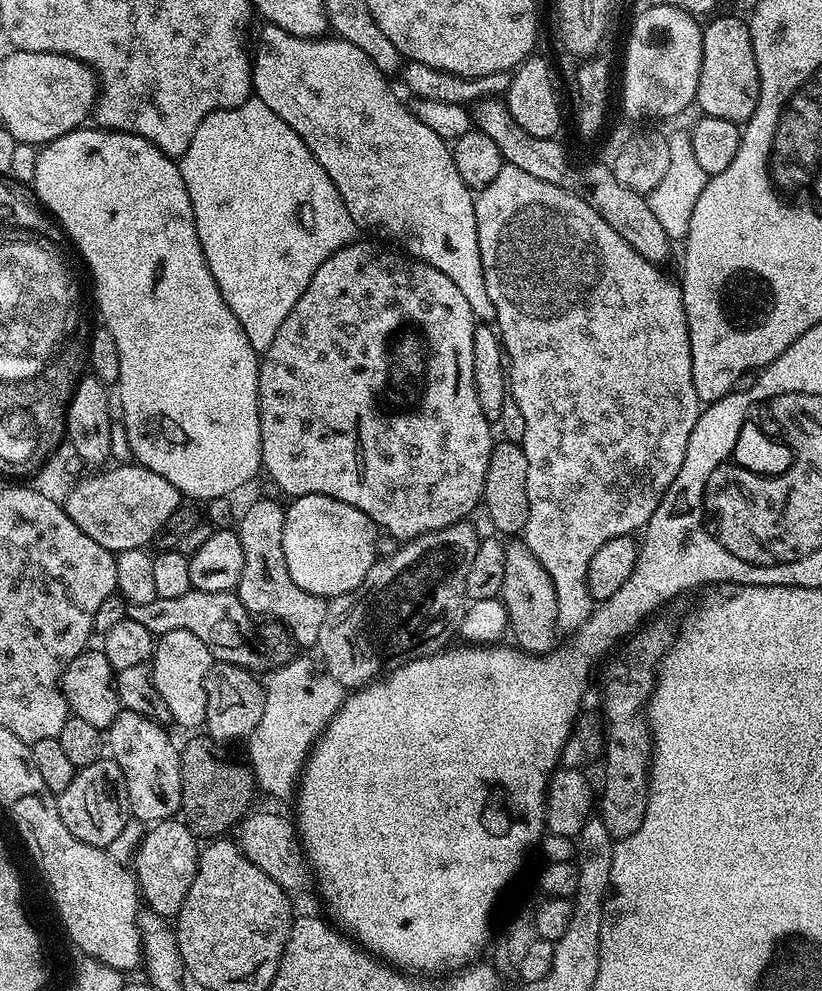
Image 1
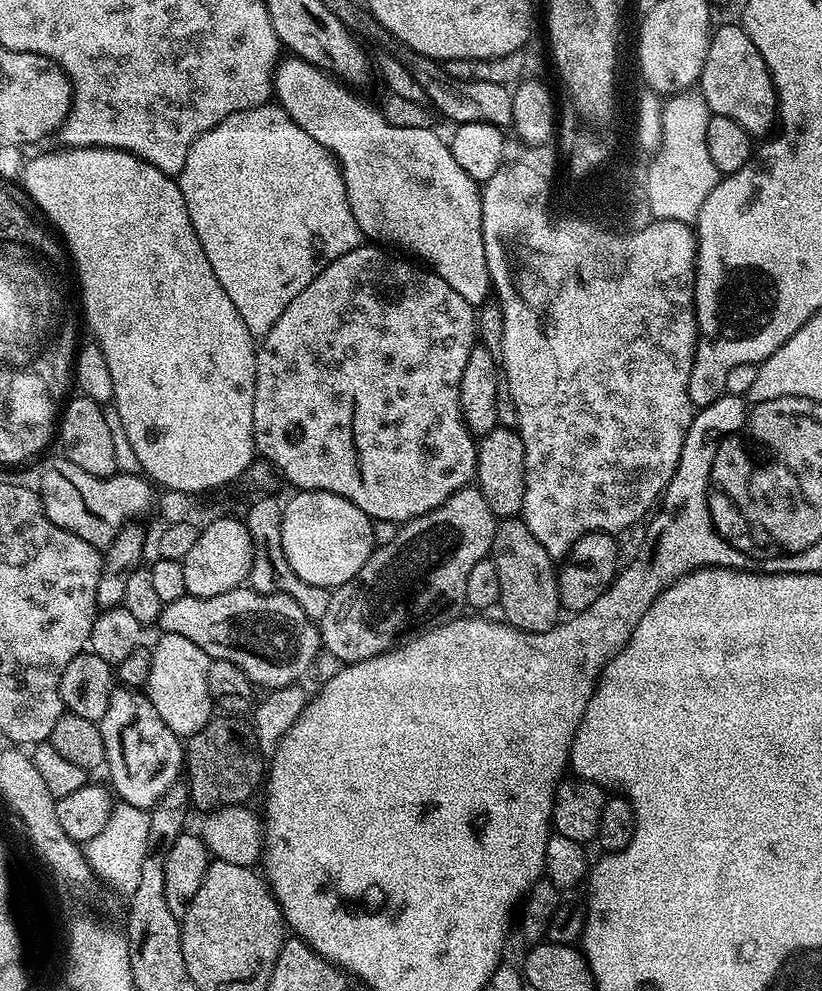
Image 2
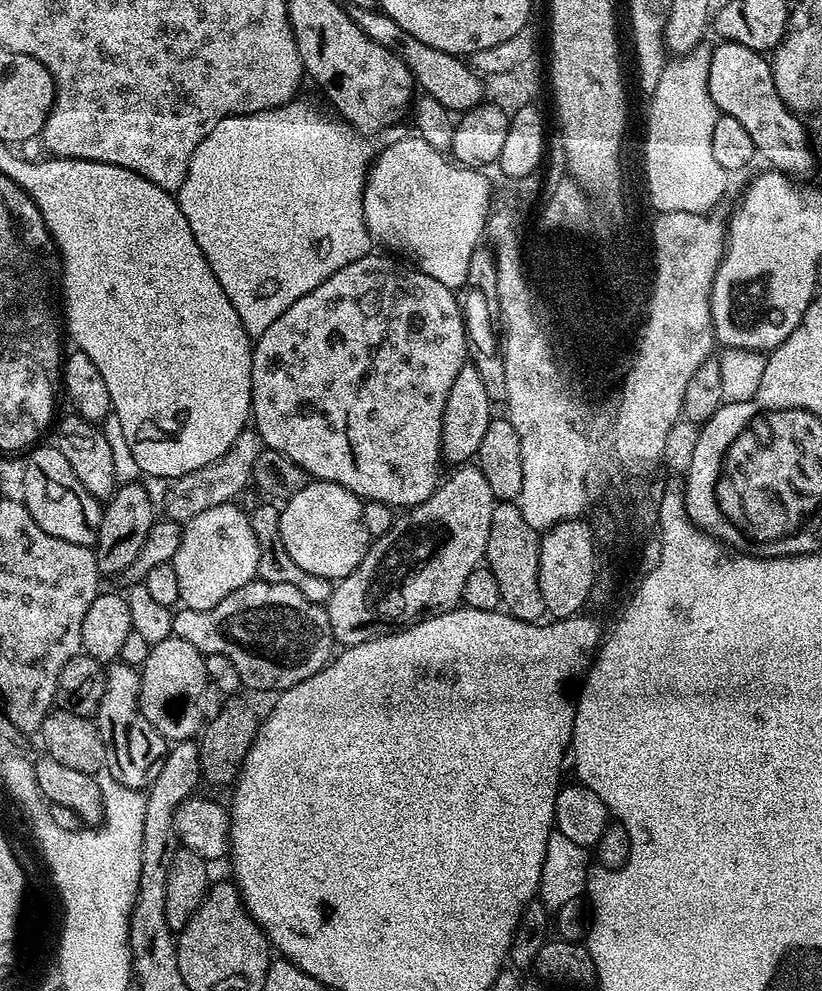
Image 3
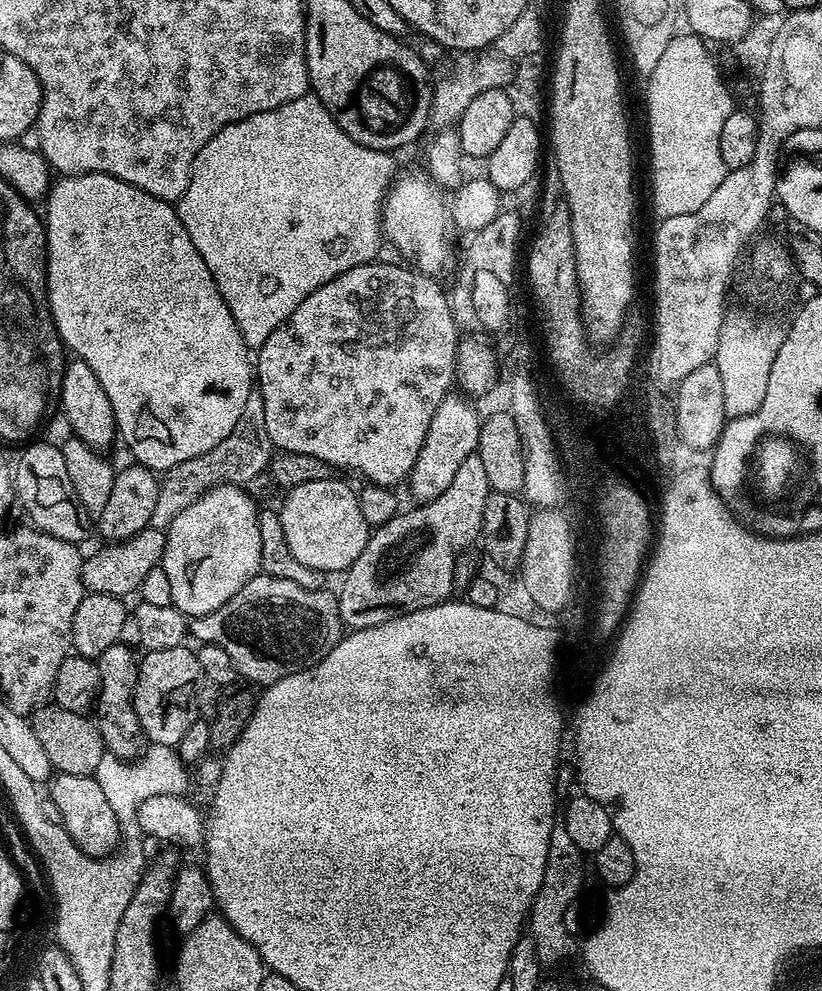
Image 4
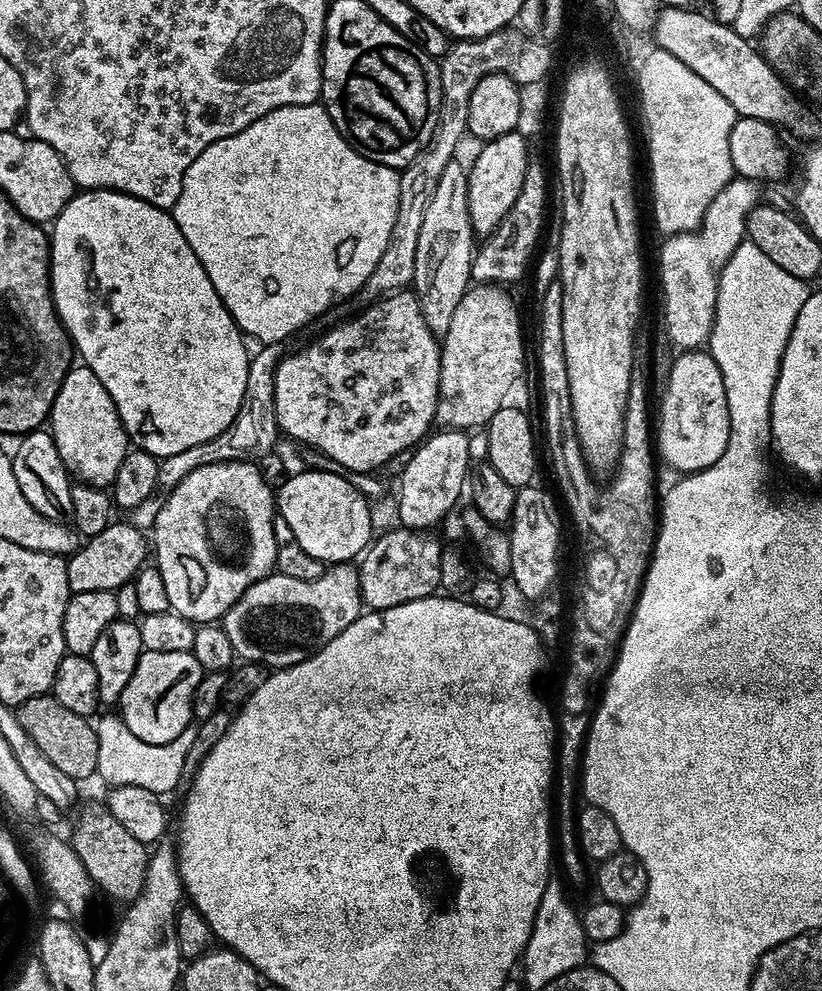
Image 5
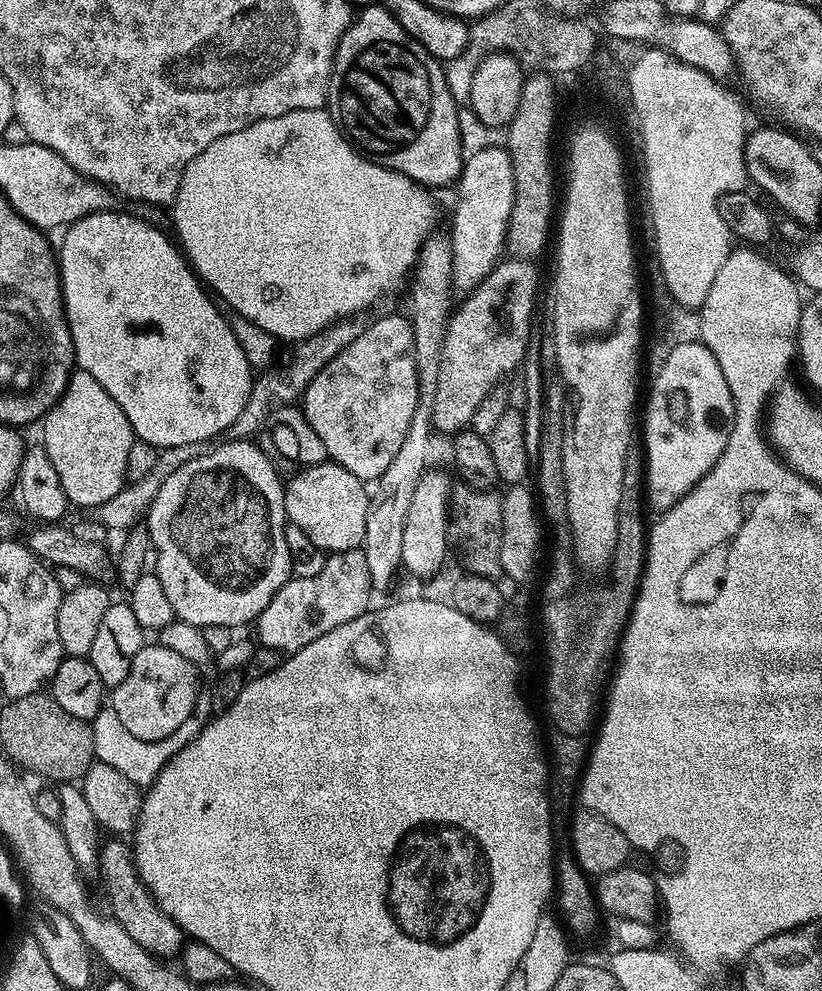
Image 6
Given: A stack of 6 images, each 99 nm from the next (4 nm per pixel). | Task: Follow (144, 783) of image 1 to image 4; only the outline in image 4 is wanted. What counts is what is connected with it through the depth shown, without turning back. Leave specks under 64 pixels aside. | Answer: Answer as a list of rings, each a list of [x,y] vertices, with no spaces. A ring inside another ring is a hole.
[[[121,642],[110,646],[98,657],[100,665],[100,699],[98,713],[100,733],[104,739],[104,747],[109,753],[121,758],[132,758],[136,751],[141,751],[140,743],[145,743],[146,737],[140,731],[140,723],[136,721],[136,709],[132,706],[132,696],[136,692],[136,683],[140,666],[138,656],[135,656],[129,645]]]

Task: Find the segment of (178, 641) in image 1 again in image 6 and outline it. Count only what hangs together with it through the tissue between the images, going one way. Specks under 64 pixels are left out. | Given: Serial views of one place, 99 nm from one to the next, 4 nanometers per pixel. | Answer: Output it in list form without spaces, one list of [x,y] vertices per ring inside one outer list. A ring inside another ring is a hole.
[[[159,642],[145,643],[130,666],[130,674],[122,678],[117,688],[111,689],[110,706],[135,738],[147,741],[165,739],[178,730],[195,706],[196,672],[197,665],[186,662],[186,658],[174,654],[174,650],[166,650],[166,646]]]

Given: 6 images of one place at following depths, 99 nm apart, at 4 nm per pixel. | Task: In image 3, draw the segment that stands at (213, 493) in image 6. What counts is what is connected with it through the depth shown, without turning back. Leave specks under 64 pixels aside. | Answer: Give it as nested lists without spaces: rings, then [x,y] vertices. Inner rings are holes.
[[[230,503],[202,510],[202,514],[183,525],[182,542],[171,563],[174,574],[178,574],[178,594],[183,607],[208,612],[222,598],[257,579],[258,538],[254,538],[248,518],[249,513]]]

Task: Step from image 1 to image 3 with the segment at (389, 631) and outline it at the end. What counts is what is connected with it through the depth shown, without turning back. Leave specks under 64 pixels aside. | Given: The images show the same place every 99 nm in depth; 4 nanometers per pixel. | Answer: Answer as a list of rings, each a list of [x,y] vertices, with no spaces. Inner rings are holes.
[[[465,462],[453,472],[426,502],[397,515],[388,532],[369,543],[360,565],[333,587],[326,607],[337,645],[361,644],[370,636],[364,628],[375,624],[407,626],[461,607],[462,586],[470,570],[481,567],[484,560],[490,514],[497,499],[479,463]]]

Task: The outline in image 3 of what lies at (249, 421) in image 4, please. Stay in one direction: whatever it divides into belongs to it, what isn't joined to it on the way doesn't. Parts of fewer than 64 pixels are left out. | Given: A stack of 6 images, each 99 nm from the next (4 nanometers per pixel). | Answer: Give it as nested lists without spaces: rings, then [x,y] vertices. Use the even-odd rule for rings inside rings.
[[[254,430],[241,432],[232,449],[214,462],[202,466],[185,476],[175,477],[171,481],[172,489],[168,492],[168,501],[164,508],[167,519],[187,522],[194,519],[202,510],[210,510],[214,506],[233,503],[239,492],[253,483],[252,471],[256,472],[262,453],[260,435]]]

